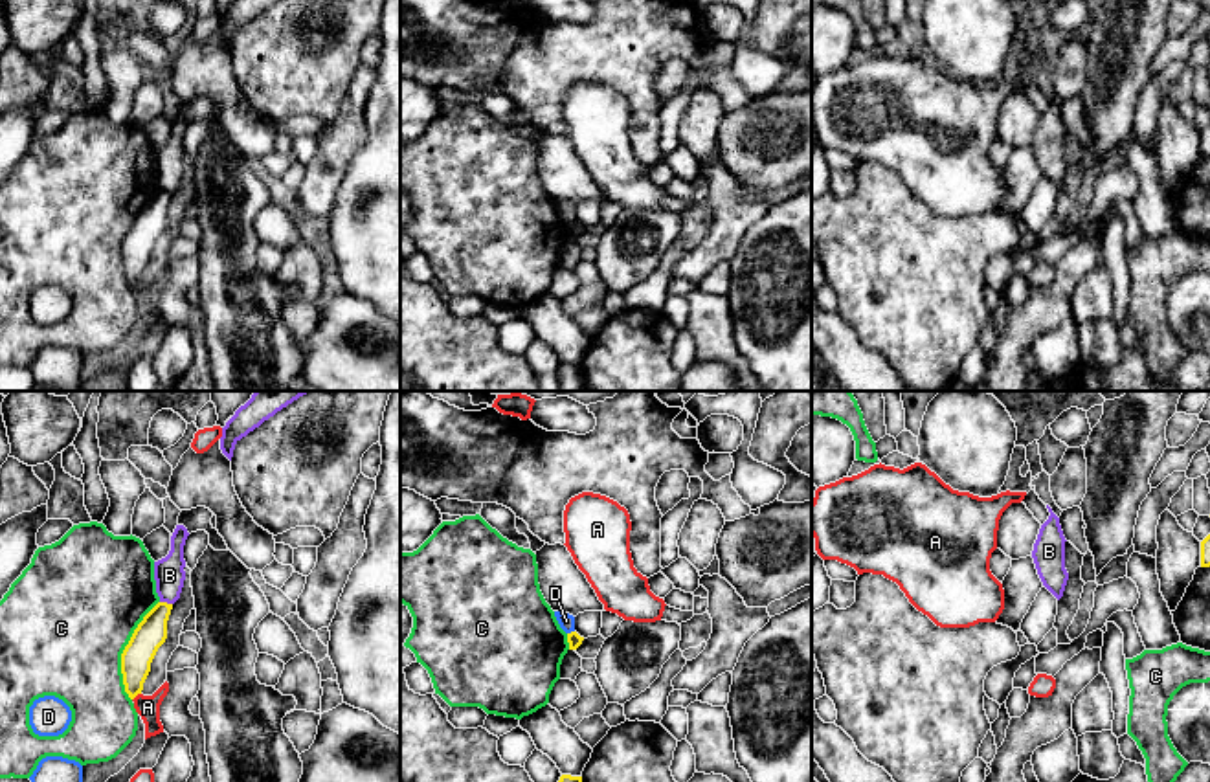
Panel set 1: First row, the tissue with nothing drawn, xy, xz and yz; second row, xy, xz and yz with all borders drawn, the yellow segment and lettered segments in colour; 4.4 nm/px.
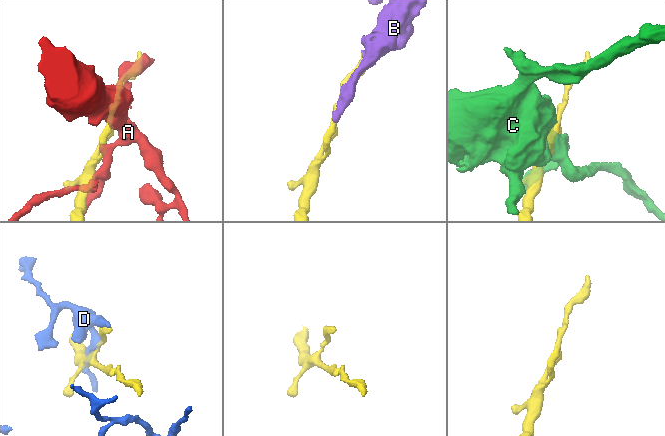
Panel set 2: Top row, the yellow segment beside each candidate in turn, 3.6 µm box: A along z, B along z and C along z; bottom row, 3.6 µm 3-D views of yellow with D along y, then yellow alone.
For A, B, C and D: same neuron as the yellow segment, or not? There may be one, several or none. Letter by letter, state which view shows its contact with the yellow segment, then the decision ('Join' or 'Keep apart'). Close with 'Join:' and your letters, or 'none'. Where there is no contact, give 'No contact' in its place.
A: Touches yellow in xy. Keep apart
B: Touches yellow in xy. Keep apart
C: Touches yellow in xy. Keep apart
D: Touches yellow in xz. Keep apart
Join: none

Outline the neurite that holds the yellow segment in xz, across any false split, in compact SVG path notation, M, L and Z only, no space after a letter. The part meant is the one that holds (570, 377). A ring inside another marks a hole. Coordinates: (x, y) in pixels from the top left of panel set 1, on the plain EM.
M562 363L558 384L560 391L584 391L582 365Z

